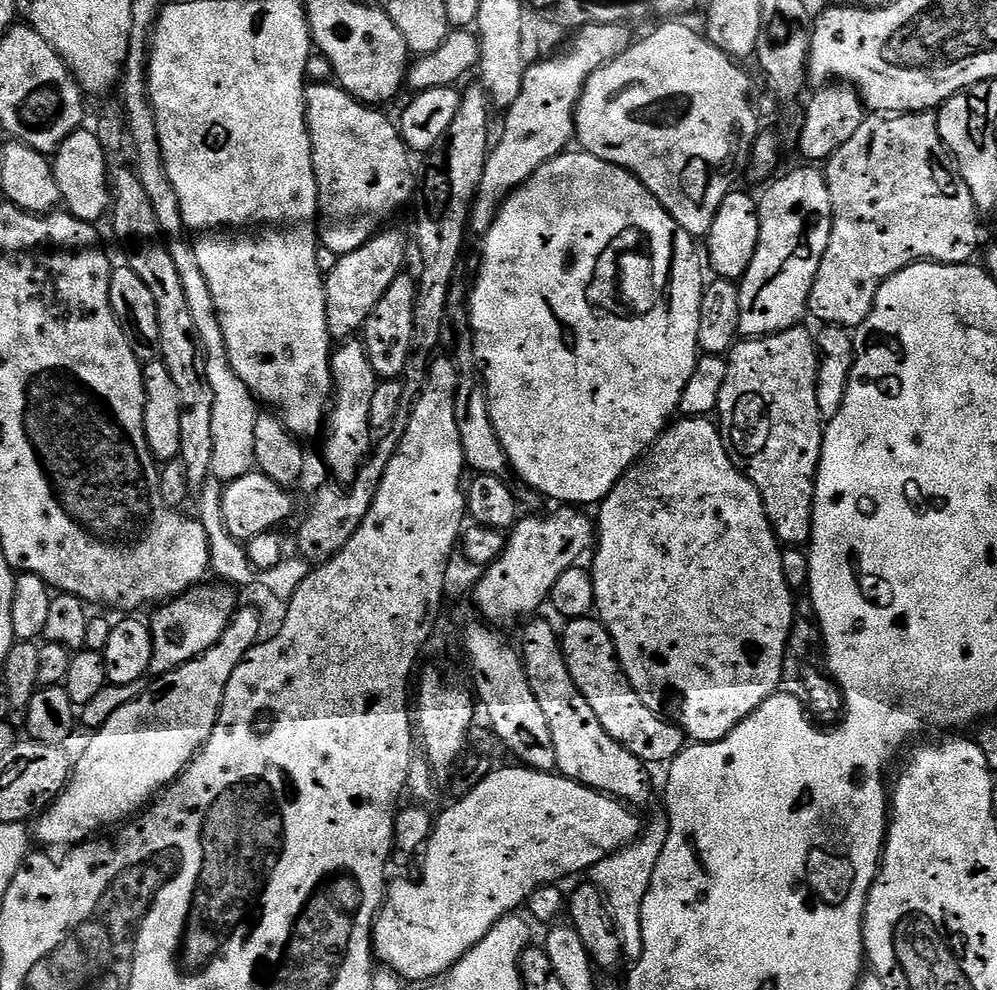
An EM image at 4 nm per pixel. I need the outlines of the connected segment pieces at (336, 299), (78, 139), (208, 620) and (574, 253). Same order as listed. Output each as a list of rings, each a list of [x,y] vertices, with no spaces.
[[[398,229],[381,230],[369,238],[358,250],[345,252],[326,274],[324,289],[326,290],[326,322],[328,333],[333,341],[343,342],[355,337],[363,329],[366,318],[382,302],[382,294],[390,290],[390,282],[397,280],[405,271],[404,263],[408,260],[410,240]]]
[[[81,130],[67,136],[51,157],[54,182],[58,182],[63,207],[74,218],[95,225],[110,212],[110,179],[103,158],[102,145],[95,131]]]
[[[201,582],[155,609],[147,626],[152,631],[152,667],[156,674],[174,671],[219,642],[238,609],[233,589],[224,582]]]
[[[565,150],[553,160],[547,160],[545,164],[536,173],[528,179],[525,184],[519,185],[516,191],[509,195],[508,199],[500,205],[500,212],[497,216],[492,217],[492,225],[490,230],[483,233],[484,249],[480,252],[480,269],[476,272],[476,281],[473,279],[470,284],[470,295],[468,297],[468,319],[472,330],[472,341],[476,347],[476,359],[480,361],[480,371],[484,373],[484,381],[488,387],[488,397],[490,398],[490,418],[494,422],[494,430],[498,430],[498,438],[502,442],[502,446],[508,455],[508,463],[513,473],[524,479],[523,483],[531,488],[534,492],[539,492],[541,497],[557,500],[555,503],[560,506],[588,506],[584,504],[599,505],[601,500],[605,500],[610,494],[610,490],[614,490],[614,486],[624,477],[625,472],[651,449],[656,443],[656,439],[663,434],[664,429],[668,427],[670,421],[677,415],[680,403],[682,402],[682,390],[686,390],[686,382],[690,382],[690,374],[694,374],[694,366],[698,359],[698,318],[702,310],[702,294],[706,287],[706,279],[704,280],[704,272],[700,269],[700,260],[702,264],[702,256],[696,253],[697,241],[686,230],[682,230],[682,226],[678,226],[678,222],[674,222],[674,218],[670,218],[670,214],[658,202],[658,198],[654,198],[654,194],[650,194],[650,190],[646,190],[646,186],[642,186],[642,182],[634,173],[628,172],[625,168],[614,166],[610,162],[606,162],[602,158],[592,156],[589,152],[583,150]]]

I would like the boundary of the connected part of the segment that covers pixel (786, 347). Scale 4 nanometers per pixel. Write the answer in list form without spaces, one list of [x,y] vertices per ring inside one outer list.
[[[797,326],[790,330],[782,330],[773,336],[758,336],[755,338],[740,338],[732,346],[732,351],[727,353],[728,369],[726,370],[726,383],[722,385],[720,406],[718,409],[718,427],[724,437],[724,444],[732,453],[732,461],[737,468],[747,476],[748,481],[760,492],[764,503],[764,509],[768,515],[768,521],[772,523],[772,529],[777,540],[784,546],[804,546],[812,538],[812,503],[816,493],[816,471],[820,468],[820,455],[824,445],[825,421],[820,419],[818,410],[818,394],[816,393],[816,375],[820,365],[820,354],[816,350],[816,338],[804,326]]]

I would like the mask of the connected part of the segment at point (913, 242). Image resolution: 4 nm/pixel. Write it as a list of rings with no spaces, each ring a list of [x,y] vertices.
[[[906,112],[903,114],[868,114],[865,115],[862,126],[854,133],[854,138],[846,142],[833,156],[826,161],[828,189],[832,199],[832,233],[830,246],[826,246],[826,254],[822,254],[822,266],[818,266],[818,274],[814,278],[814,286],[810,290],[808,312],[824,326],[835,326],[855,330],[870,314],[874,306],[874,298],[882,286],[894,274],[898,274],[911,264],[931,262],[934,264],[966,264],[977,259],[980,248],[981,213],[974,202],[974,194],[970,194],[970,186],[962,182],[962,174],[956,165],[956,159],[948,153],[948,147],[942,142],[942,134],[938,134],[936,112]]]

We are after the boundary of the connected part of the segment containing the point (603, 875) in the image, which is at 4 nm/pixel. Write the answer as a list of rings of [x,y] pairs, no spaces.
[[[660,814],[652,821],[647,821],[646,827],[632,843],[625,848],[598,862],[590,870],[591,883],[604,891],[608,898],[608,905],[620,926],[620,933],[624,939],[624,950],[629,957],[635,958],[642,950],[642,926],[640,925],[640,911],[642,902],[646,898],[646,890],[650,886],[650,878],[654,878],[654,866],[658,866],[658,858],[662,854],[662,846],[666,846],[668,837],[668,817]]]

